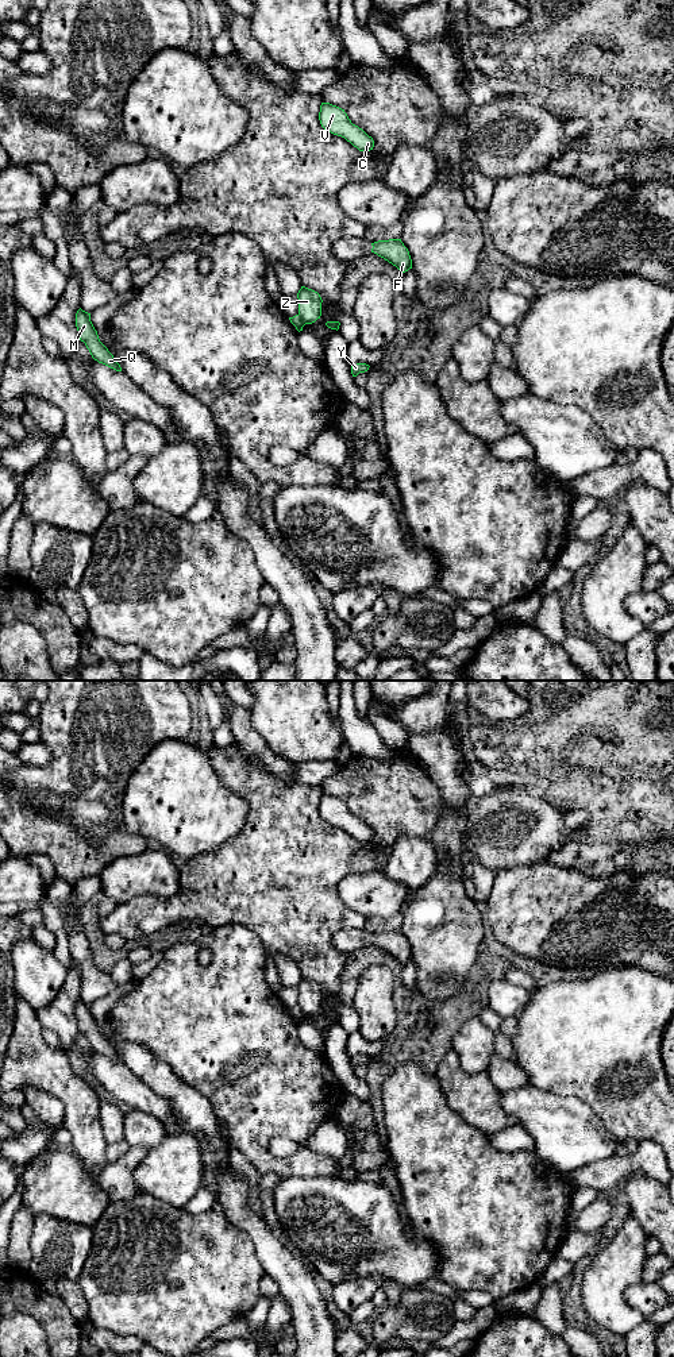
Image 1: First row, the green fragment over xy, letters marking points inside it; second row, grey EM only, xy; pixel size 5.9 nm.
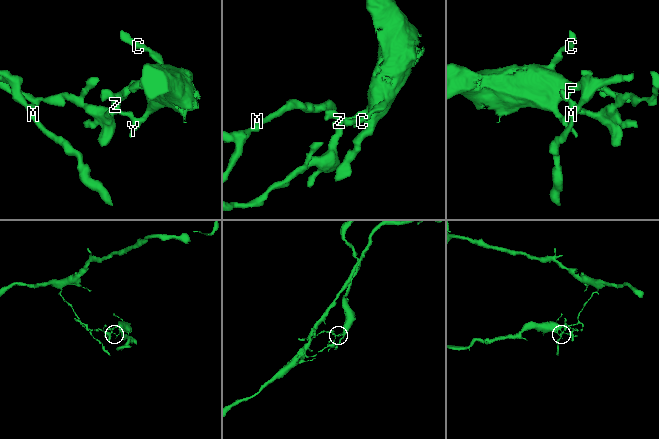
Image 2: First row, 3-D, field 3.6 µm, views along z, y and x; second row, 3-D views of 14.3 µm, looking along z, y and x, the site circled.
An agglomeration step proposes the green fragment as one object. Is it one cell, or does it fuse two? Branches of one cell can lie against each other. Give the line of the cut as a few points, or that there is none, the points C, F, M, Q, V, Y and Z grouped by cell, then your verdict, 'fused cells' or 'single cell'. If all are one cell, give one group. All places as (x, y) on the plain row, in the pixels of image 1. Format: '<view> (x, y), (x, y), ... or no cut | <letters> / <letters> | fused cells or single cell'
xy (299, 1005), (307, 1014) | C F V Y Z / M Q | fused cells

